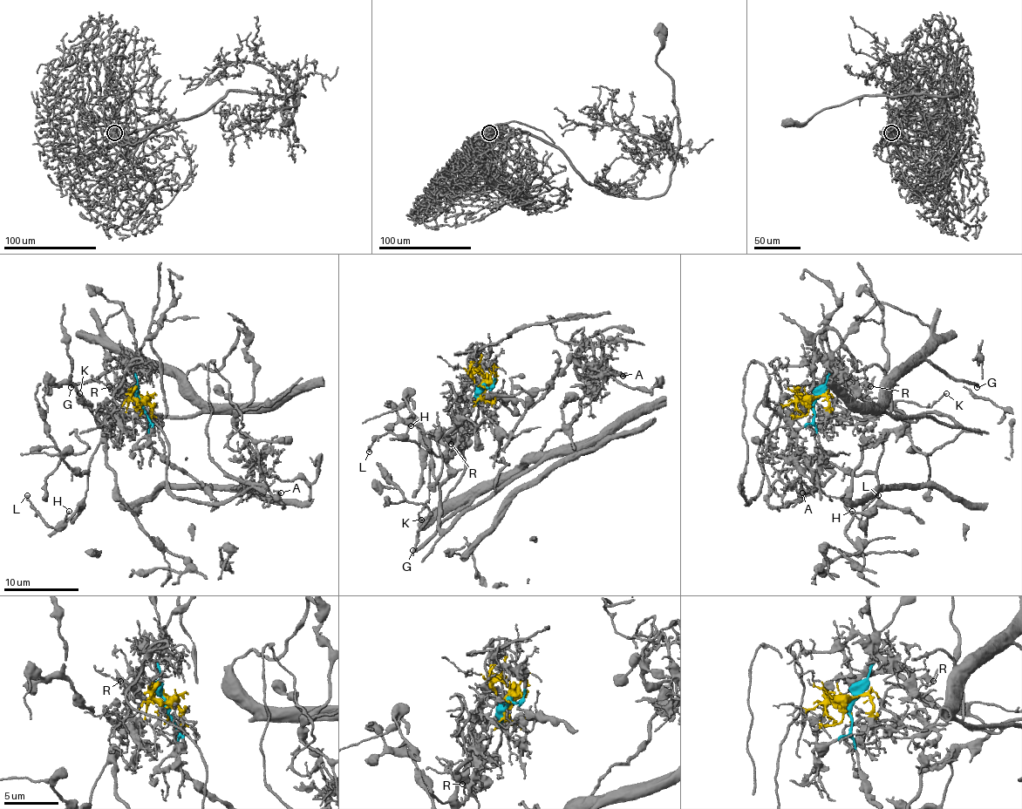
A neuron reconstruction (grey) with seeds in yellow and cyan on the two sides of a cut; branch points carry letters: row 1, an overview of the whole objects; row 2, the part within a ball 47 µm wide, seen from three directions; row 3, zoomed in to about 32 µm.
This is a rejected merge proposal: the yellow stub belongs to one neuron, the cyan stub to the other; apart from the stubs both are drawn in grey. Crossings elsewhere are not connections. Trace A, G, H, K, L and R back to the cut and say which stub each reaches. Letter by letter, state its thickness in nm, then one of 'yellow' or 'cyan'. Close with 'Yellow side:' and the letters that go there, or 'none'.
A: calibre 180 nm; yellow
G: calibre 320 nm; cyan
H: calibre 110 nm; cyan
K: calibre 120 nm; cyan
L: calibre 240 nm; cyan
R: calibre 240 nm; yellow
Yellow side: A, R

